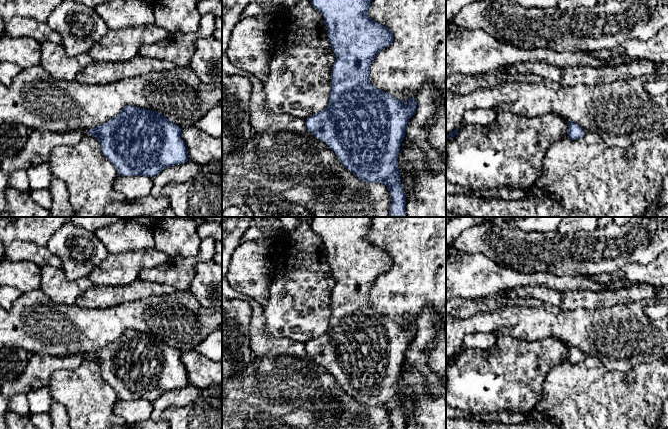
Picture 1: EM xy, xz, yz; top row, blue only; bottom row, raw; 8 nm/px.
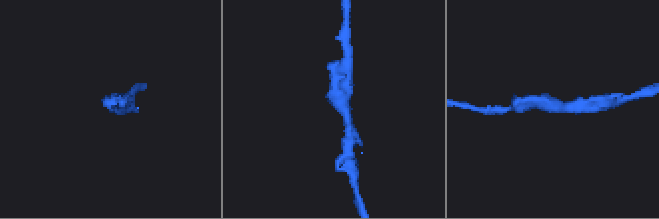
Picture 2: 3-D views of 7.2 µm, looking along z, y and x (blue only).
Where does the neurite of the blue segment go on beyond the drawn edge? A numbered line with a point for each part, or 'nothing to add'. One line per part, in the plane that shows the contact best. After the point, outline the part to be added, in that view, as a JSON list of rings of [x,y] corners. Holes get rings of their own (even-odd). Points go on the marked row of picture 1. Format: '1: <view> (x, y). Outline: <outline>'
nothing to add

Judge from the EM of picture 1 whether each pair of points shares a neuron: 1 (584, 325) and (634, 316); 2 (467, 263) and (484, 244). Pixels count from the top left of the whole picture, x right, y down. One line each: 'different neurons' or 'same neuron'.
1: same neuron
2: different neurons

